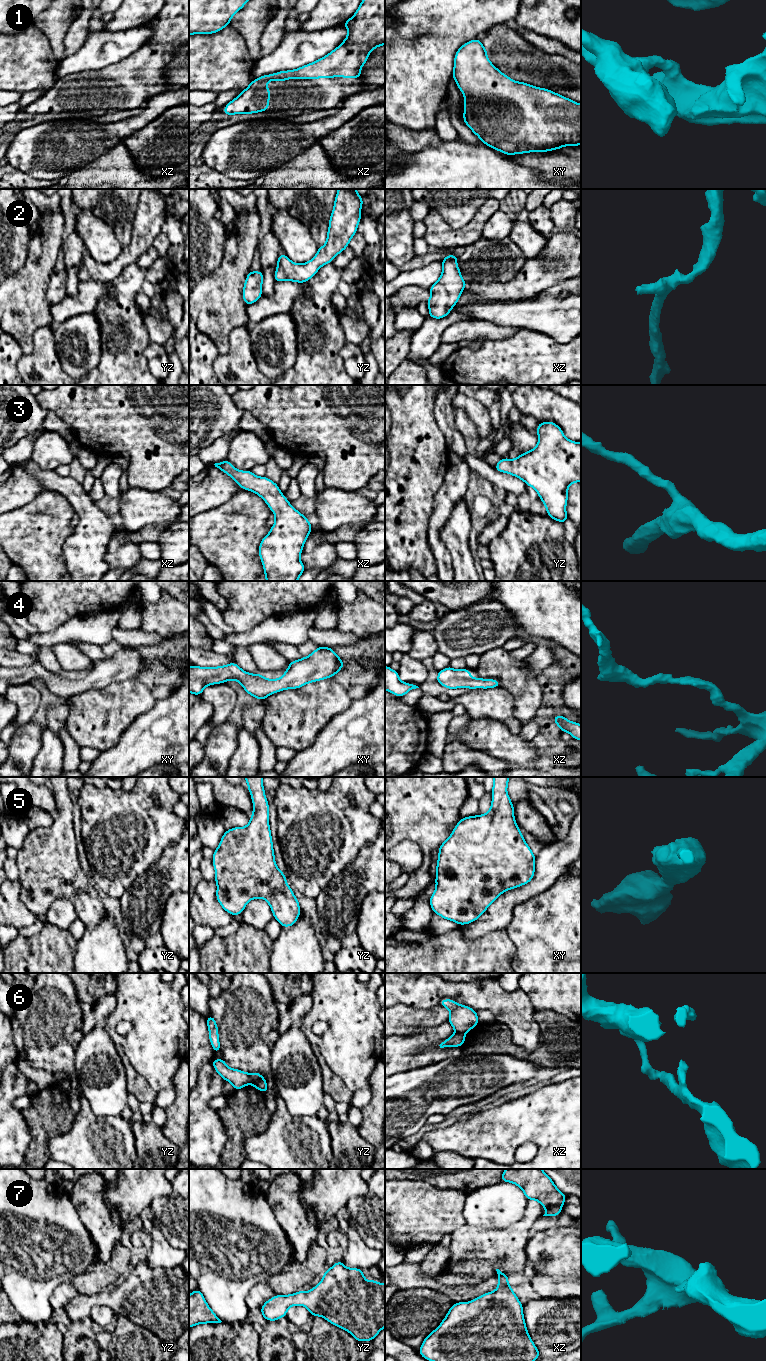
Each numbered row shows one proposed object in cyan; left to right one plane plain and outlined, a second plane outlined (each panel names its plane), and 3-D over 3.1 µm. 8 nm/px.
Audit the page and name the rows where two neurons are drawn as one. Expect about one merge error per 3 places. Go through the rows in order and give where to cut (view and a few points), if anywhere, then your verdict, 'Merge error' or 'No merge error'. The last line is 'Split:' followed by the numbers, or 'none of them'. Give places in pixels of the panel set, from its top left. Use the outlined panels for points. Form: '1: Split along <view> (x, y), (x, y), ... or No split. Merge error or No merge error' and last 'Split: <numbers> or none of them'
1: No split. No merge error
2: No split. No merge error
3: No split. No merge error
4: No split. No merge error
5: No split. No merge error
6: Split along yz (248, 1074), (249, 1082). Merge error
7: No split. No merge error
Split: 6

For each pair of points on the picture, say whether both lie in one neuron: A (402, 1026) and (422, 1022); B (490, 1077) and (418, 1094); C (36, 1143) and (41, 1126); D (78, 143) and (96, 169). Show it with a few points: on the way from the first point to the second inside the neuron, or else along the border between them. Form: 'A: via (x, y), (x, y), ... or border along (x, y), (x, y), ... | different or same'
A: via (407, 1022), (417, 1022) | same
B: via (472, 1077), (454, 1081), (436, 1089) | same
C: via (40, 1139), (41, 1130) | same
D: border along (110, 148), (70, 173) | different

